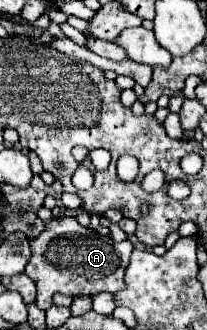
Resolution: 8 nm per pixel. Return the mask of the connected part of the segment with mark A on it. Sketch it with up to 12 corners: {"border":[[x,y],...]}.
{"border":[[75,217],[31,239],[25,273],[39,309],[55,293],[117,293],[131,241]]}

